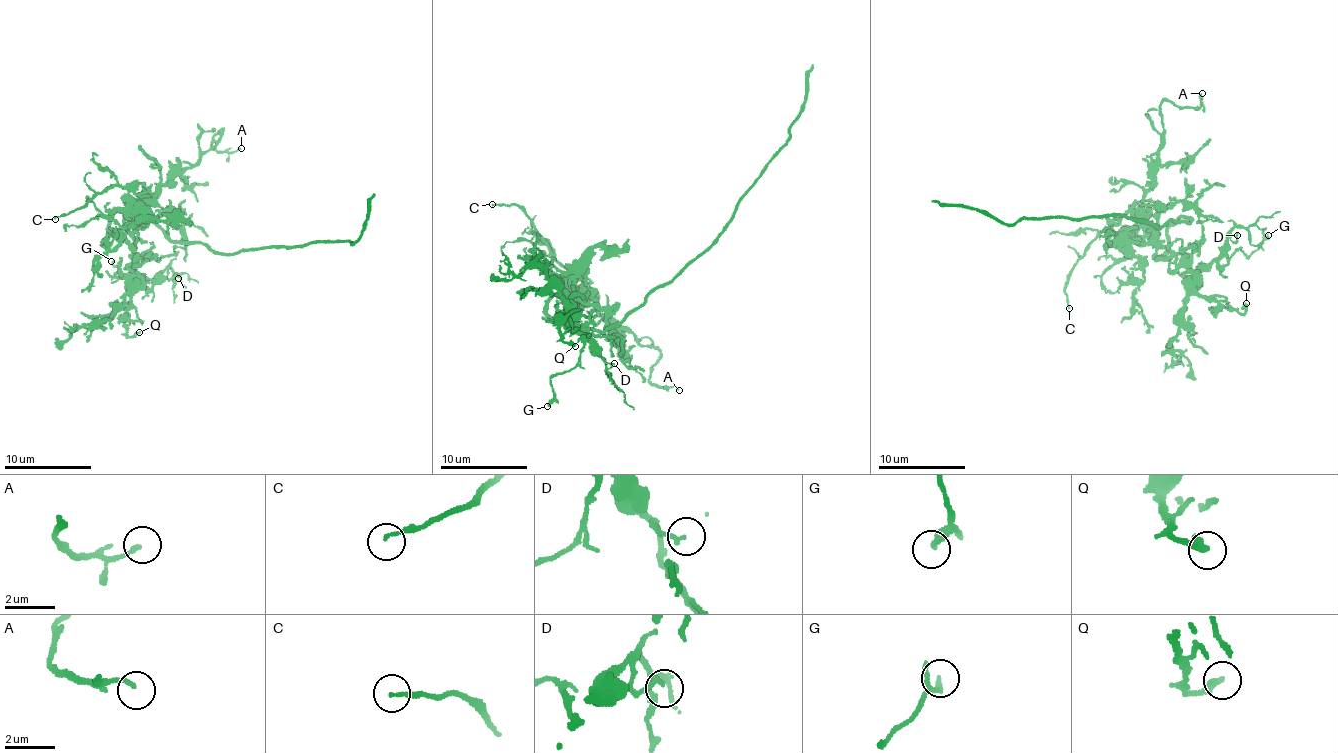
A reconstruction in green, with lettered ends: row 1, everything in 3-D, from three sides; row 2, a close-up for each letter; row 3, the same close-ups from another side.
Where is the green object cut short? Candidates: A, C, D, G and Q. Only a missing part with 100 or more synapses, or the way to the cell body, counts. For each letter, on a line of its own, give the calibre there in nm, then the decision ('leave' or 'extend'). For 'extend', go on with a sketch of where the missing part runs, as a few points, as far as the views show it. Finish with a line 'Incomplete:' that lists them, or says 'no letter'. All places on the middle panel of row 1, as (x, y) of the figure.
A: 150 nm thick; leave
C: 130 nm thick; leave
D: 150 nm thick; leave
G: 190 nm thick; leave
Q: 300 nm thick; leave
Incomplete: no letter

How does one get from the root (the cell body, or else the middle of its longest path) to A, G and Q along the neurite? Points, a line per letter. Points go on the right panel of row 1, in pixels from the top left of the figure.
A: (1187, 223), (1168, 228), (1157, 257), (1170, 251), (1144, 197), (1160, 104), (1197, 107), (1202, 93)
G: (1187, 223), (1179, 217), (1168, 228), (1168, 249), (1157, 257), (1194, 271), (1239, 250), (1246, 258), (1268, 235)
Q: (1187, 223), (1179, 217), (1168, 228), (1168, 249), (1157, 257), (1181, 265), (1203, 296), (1240, 313), (1246, 303)

